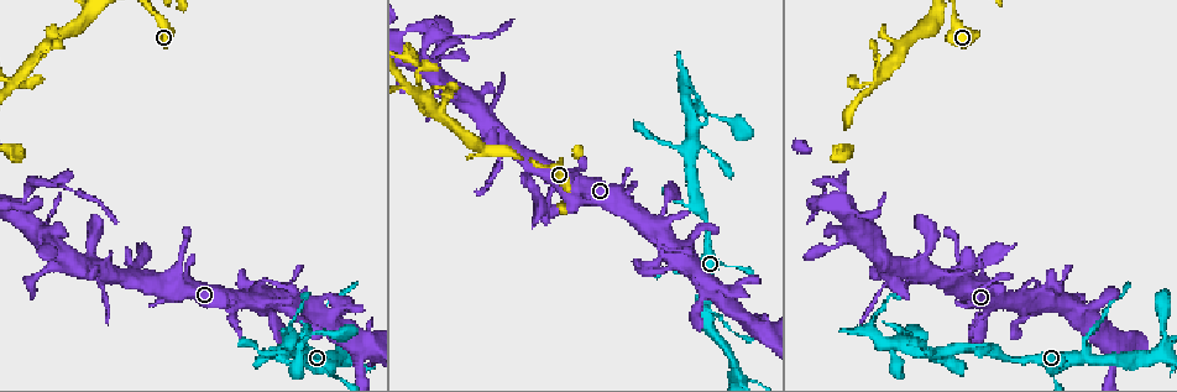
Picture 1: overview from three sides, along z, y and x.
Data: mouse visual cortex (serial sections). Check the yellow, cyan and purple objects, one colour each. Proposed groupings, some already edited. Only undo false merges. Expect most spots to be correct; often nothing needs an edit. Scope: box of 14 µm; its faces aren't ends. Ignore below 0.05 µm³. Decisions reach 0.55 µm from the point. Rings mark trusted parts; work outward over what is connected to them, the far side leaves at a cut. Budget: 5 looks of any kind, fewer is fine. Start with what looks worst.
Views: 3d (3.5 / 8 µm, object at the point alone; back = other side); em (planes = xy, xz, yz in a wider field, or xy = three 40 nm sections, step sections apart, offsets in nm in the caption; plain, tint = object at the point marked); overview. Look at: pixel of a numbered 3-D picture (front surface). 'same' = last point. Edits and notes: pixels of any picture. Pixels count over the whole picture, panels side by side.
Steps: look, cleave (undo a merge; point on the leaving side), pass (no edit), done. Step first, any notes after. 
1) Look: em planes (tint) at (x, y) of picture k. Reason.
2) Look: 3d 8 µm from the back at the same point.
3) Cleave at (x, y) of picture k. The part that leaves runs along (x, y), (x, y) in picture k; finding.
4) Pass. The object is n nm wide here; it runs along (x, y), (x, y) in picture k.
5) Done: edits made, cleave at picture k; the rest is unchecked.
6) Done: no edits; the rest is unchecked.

Look: 3d 3.5 µm at (1086, 352) of picture 1. Branch point.

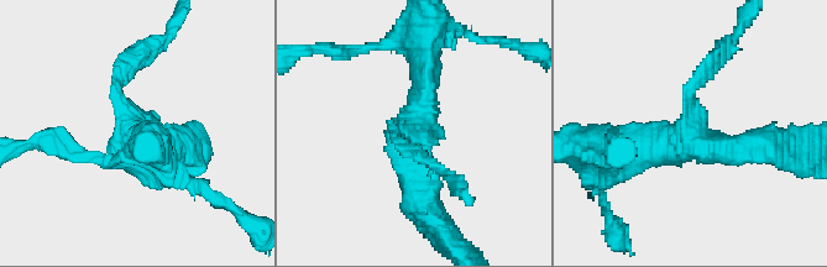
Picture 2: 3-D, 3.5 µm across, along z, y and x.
Look: em xy step 2 (tint) at (689, 125) of picture 2. 3 arms meet here; the arms are 150, 400, 400 nm wide; shape alone is not enough.

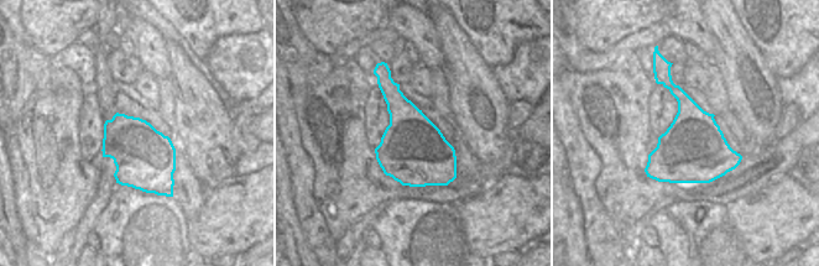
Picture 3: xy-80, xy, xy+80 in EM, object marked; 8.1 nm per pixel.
Cleave at (139, 55) of picture 2. The part that leaves runs along (118, 92), (118, 73), (174, 24) in picture 2; two cells meet here.

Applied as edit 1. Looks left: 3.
Look: overview. Redraw.

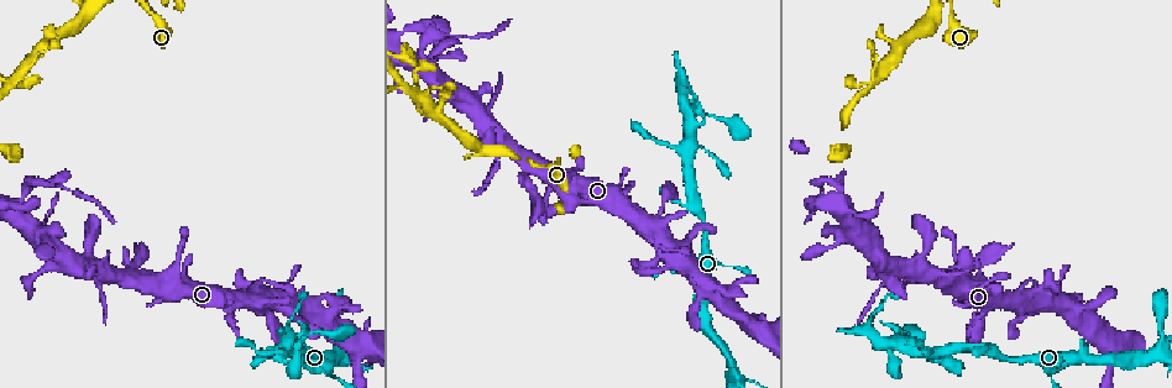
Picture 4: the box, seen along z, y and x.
Look: 3d 3.5 µm at (1161, 354) of picture 4. Four or more arms meet.

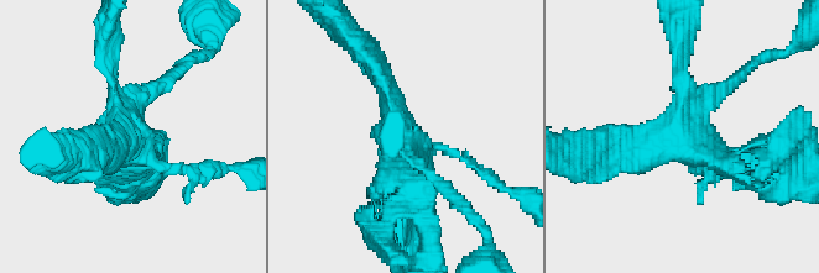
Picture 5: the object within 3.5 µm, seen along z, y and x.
Look: em planes (tint) at (677, 130) of picture 5.

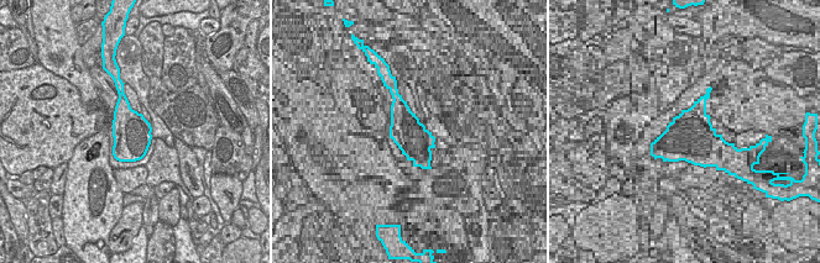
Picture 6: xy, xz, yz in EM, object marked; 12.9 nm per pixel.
Pass. It runs along (606, 155), (677, 131), (677, 56) in picture 5; one cell here.

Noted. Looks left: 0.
Done: edits made, cleave at picture 2; the rest is unchecked.

